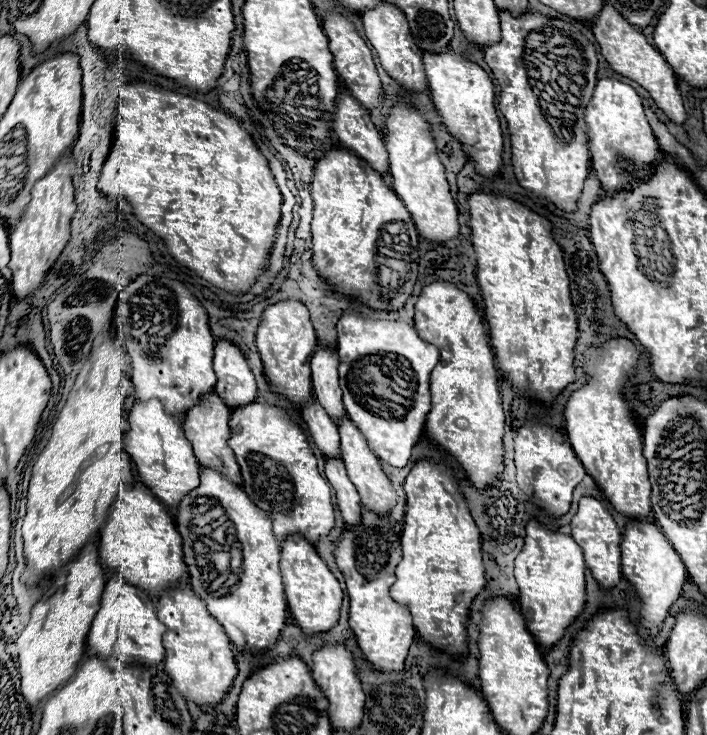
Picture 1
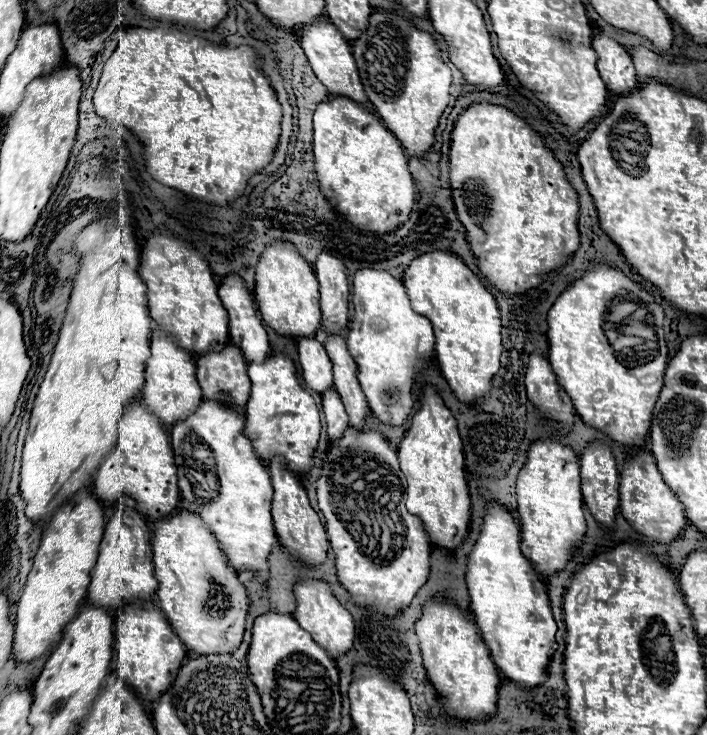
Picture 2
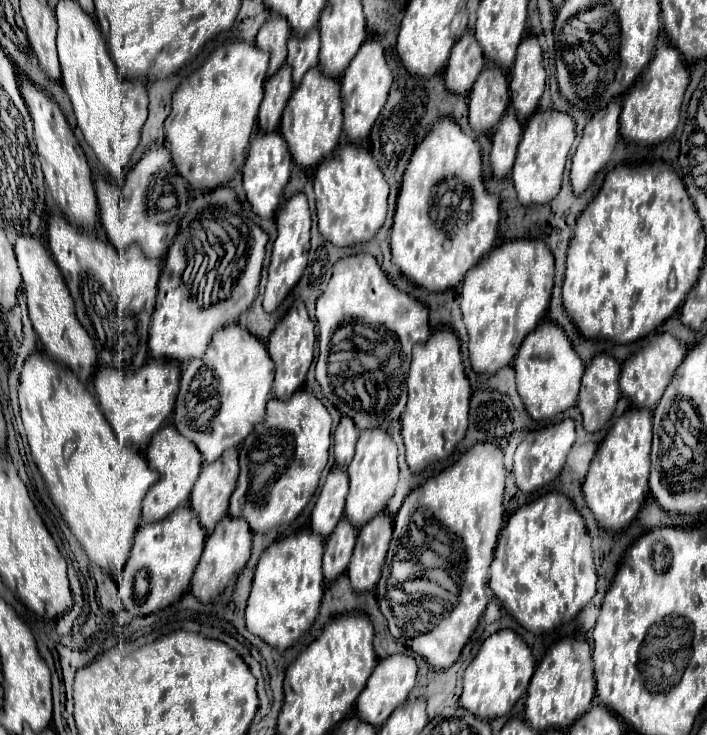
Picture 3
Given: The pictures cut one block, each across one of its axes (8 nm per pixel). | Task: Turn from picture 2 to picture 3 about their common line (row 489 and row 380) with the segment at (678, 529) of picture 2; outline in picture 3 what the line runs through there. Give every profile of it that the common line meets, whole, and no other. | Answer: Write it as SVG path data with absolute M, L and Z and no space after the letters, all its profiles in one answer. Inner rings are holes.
M664 332L660 334L652 344L644 346L640 352L636 352L634 356L630 356L624 364L622 364L622 376L620 376L620 392L624 396L628 396L632 400L632 406L638 408L656 408L658 400L662 398L674 370L678 368L678 364L684 360L688 348L684 342L680 342L678 338L674 338L672 334Z

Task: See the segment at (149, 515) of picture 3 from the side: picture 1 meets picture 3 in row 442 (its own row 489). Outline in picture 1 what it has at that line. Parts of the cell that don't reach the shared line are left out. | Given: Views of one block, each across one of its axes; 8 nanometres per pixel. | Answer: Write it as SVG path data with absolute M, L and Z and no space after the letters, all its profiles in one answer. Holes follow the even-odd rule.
M152 398L144 404L134 404L128 416L128 434L124 440L124 448L134 460L138 474L160 500L164 500L168 512L176 514L180 500L200 484L200 464L192 454L192 446L184 436L182 422L176 416L164 412L160 400Z

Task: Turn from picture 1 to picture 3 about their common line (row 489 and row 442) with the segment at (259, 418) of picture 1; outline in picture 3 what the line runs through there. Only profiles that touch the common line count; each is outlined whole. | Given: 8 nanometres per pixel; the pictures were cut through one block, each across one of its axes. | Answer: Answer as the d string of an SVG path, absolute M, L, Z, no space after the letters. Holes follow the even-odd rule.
M300 388L288 400L270 398L266 404L266 420L258 428L254 428L254 432L248 434L248 440L244 440L244 444L240 446L240 476L230 496L228 514L244 518L254 532L268 532L272 526L292 522L318 488L320 474L328 462L330 432L332 418L326 406L312 392Z

